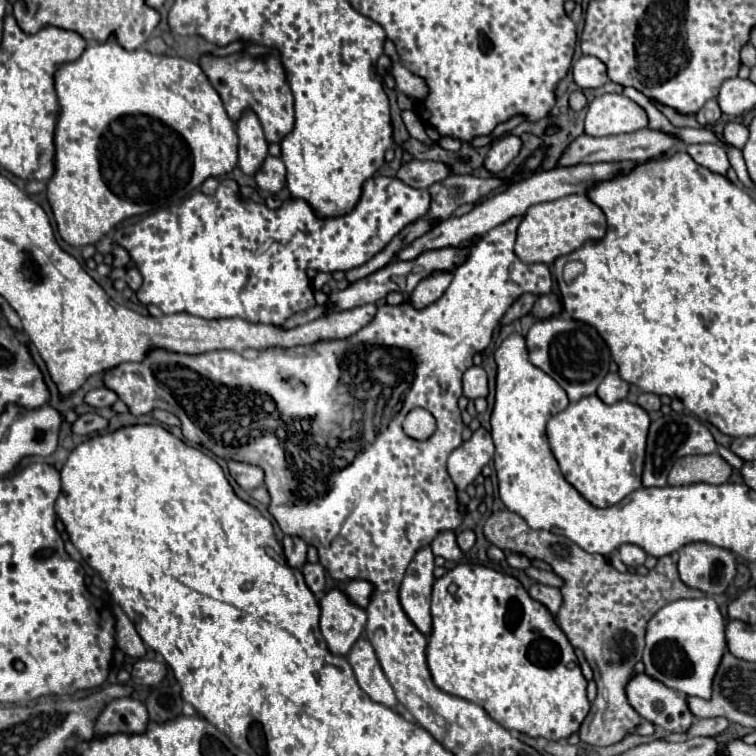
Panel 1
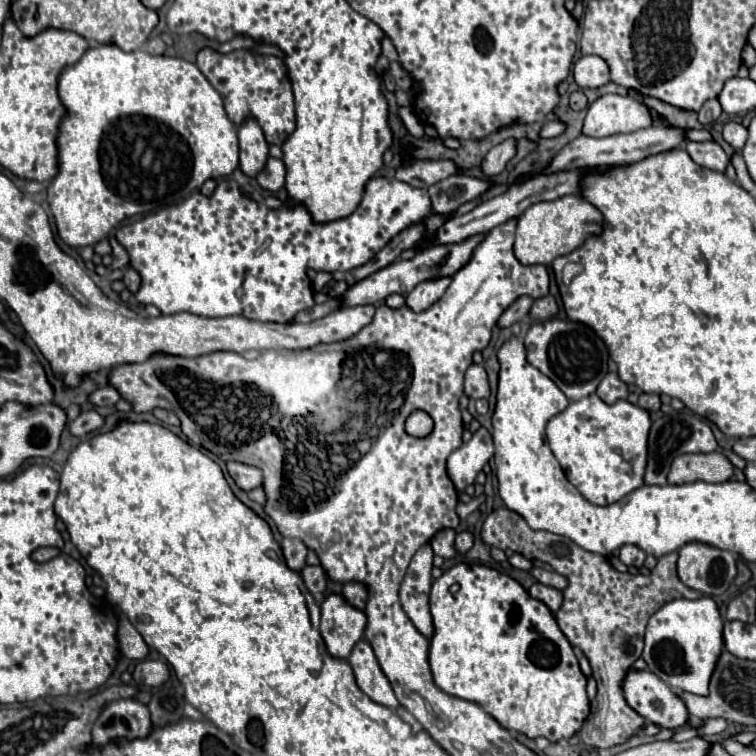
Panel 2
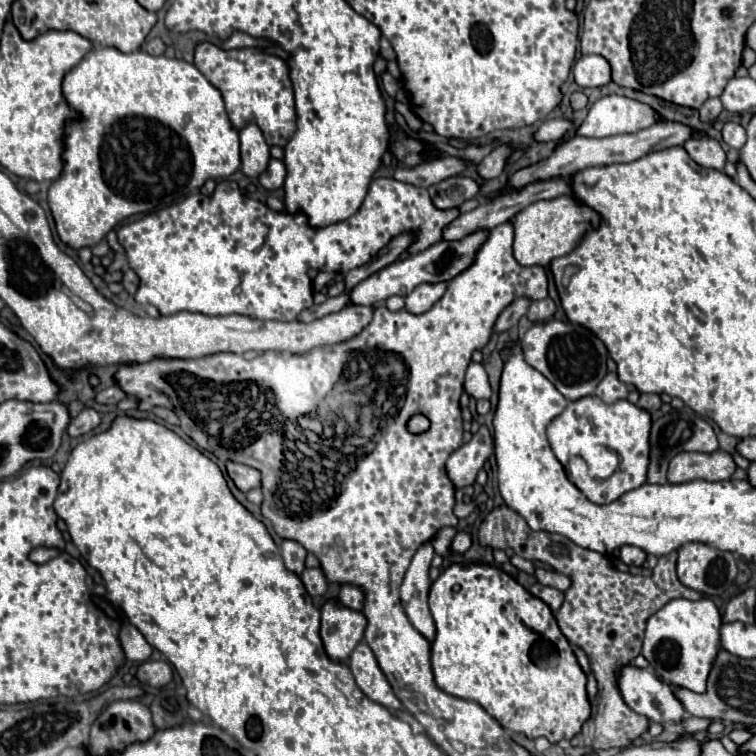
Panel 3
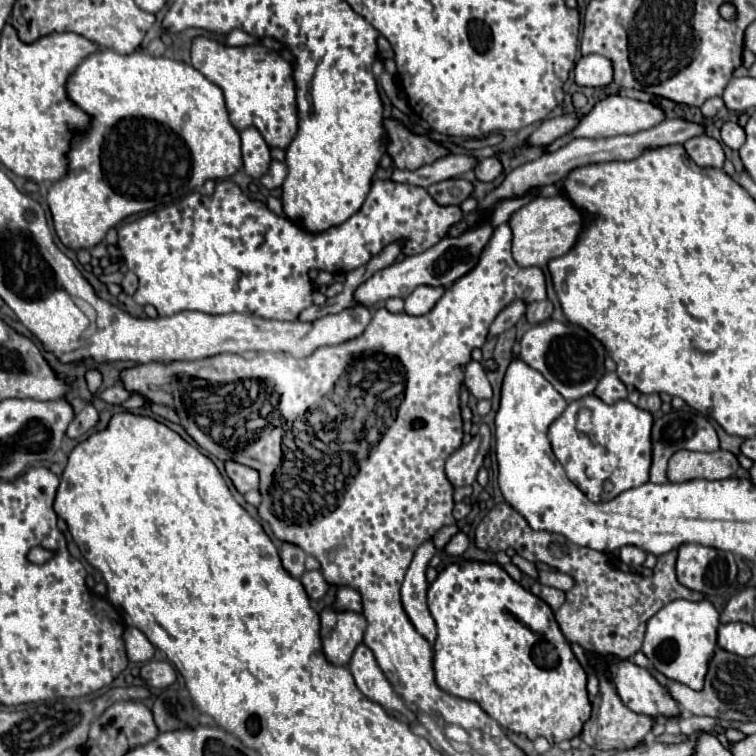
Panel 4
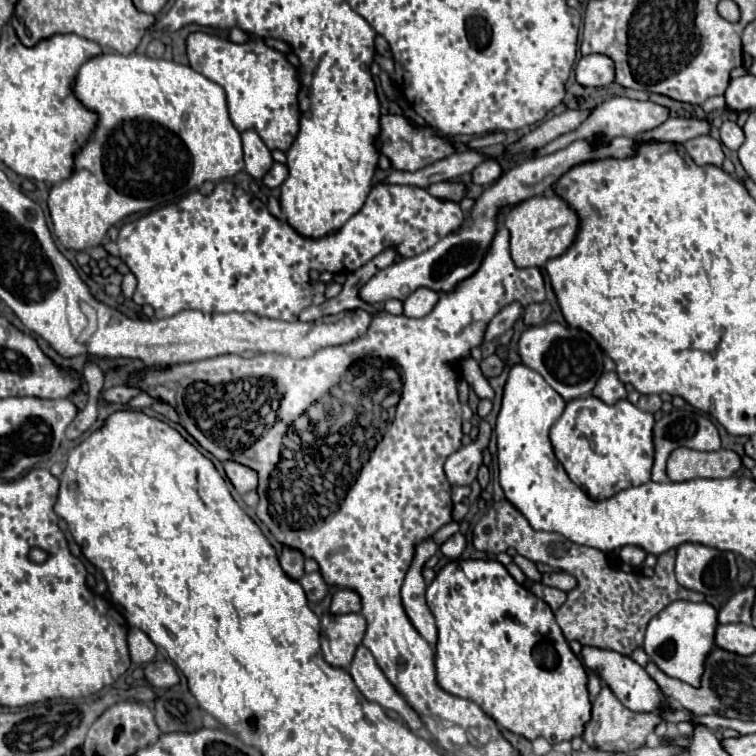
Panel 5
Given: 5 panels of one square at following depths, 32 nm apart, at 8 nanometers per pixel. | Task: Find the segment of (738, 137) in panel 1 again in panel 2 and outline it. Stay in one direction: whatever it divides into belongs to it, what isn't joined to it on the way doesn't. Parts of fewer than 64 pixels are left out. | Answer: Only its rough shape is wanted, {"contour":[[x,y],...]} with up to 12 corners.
{"contour":[[738,122],[724,126],[724,140],[740,150],[748,140],[748,130]]}

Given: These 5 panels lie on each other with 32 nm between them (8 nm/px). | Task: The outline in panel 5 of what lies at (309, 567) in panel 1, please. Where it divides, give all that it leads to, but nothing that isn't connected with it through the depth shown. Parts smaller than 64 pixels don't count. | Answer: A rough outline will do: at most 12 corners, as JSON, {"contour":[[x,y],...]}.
{"contour":[[320,572],[304,574],[300,584],[310,602],[328,594],[328,584]]}

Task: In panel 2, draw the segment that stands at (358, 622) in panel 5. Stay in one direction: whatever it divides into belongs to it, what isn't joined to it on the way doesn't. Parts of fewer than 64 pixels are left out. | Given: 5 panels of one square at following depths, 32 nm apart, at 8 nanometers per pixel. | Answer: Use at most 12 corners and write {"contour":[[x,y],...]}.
{"contour":[[340,594],[320,604],[320,634],[336,658],[348,658],[366,614]]}

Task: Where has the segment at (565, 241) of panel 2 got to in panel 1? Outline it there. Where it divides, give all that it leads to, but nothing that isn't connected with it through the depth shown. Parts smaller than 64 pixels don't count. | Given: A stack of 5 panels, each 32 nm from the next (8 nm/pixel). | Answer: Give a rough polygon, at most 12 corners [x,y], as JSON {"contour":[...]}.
{"contour":[[570,194],[528,208],[516,256],[552,264],[606,234],[604,212]]}

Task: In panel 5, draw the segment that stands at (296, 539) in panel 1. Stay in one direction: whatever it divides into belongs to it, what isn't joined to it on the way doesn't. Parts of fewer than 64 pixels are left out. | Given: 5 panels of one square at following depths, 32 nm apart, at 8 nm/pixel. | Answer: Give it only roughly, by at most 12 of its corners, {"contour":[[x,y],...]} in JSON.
{"contour":[[284,546],[280,564],[294,580],[304,574],[304,554]]}

